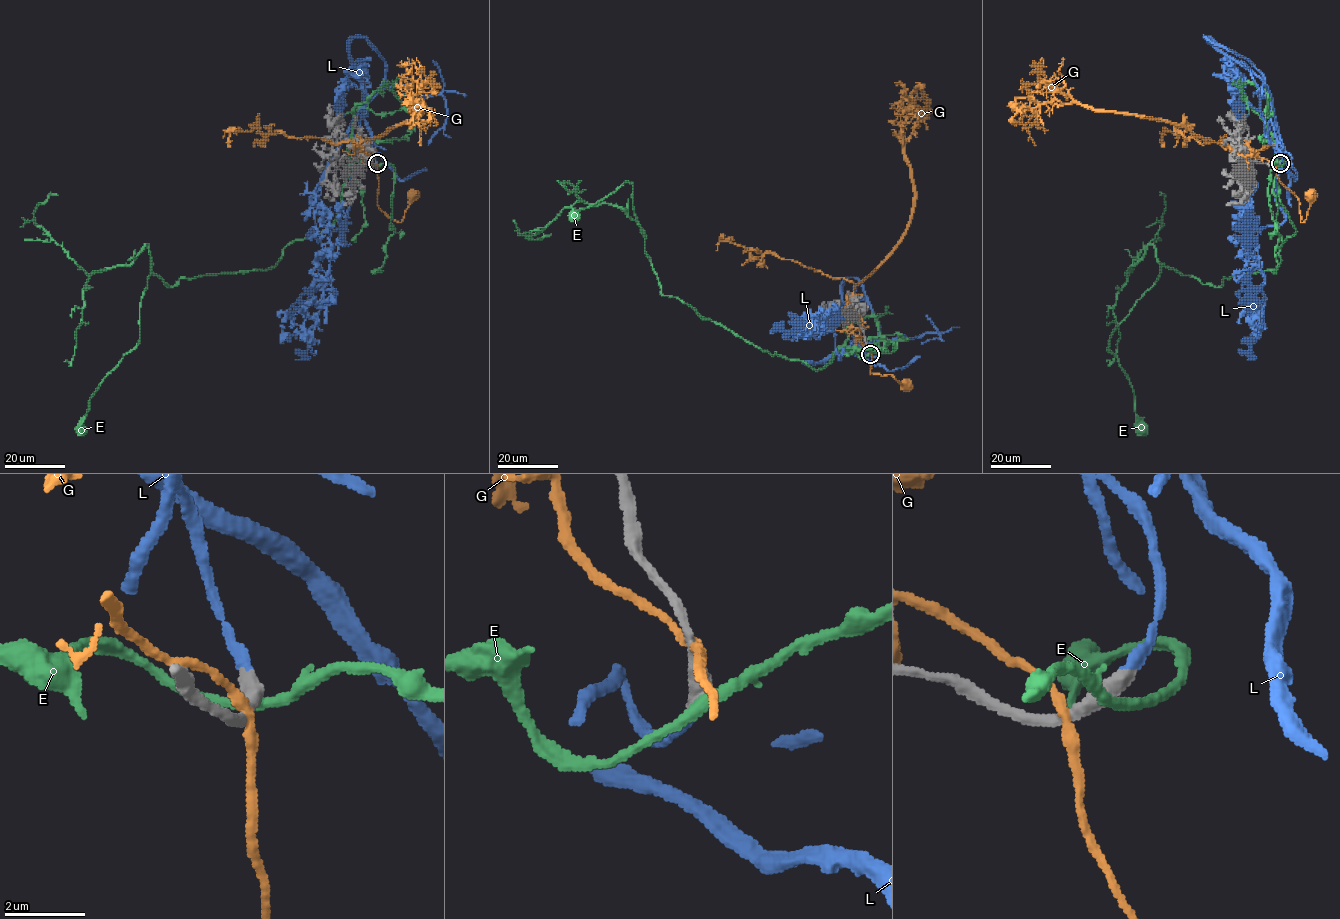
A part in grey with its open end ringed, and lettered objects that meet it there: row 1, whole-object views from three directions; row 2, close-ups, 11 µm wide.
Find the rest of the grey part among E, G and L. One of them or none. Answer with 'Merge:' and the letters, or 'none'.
Merge: L

